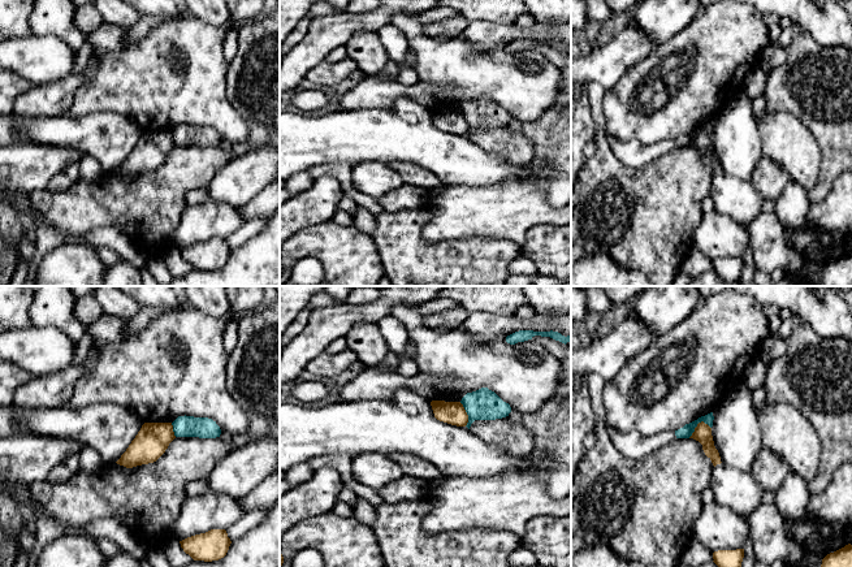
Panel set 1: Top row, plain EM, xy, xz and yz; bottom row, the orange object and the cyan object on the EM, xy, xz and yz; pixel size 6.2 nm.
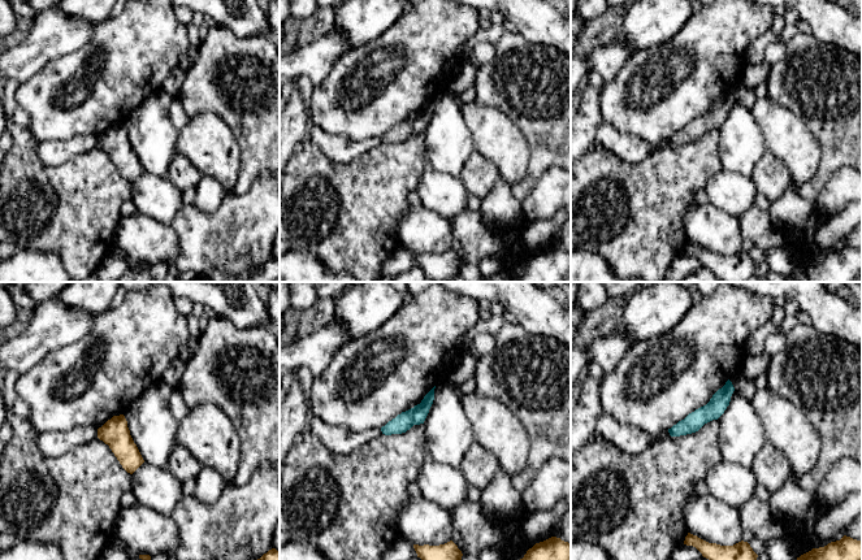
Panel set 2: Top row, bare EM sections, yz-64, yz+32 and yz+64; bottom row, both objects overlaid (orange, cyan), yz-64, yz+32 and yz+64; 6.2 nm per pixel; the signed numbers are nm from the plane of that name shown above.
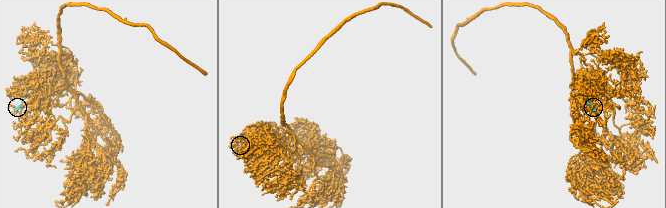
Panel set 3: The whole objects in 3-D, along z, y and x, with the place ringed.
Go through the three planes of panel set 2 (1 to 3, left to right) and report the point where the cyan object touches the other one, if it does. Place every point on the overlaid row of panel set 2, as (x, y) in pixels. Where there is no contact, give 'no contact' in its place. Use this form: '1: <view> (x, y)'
1: no contact
2: no contact
3: no contact

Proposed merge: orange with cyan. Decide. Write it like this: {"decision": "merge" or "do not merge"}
{"decision": "do not merge"}

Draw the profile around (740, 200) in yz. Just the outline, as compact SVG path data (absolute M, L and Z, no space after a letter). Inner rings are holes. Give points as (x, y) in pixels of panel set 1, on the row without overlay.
M722 172L713 177L709 196L715 212L741 226L748 226L762 212L764 198L753 183Z

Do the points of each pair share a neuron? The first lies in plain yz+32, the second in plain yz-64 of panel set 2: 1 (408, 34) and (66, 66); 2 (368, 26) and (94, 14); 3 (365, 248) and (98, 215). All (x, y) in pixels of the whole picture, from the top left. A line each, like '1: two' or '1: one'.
1: one
2: one
3: one

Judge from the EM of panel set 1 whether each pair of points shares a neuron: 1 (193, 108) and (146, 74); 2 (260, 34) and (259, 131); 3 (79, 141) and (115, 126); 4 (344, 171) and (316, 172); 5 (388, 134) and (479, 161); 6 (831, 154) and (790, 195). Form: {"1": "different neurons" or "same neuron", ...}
{"1": "same neuron", "2": "same neuron", "3": "same neuron", "4": "same neuron", "5": "same neuron", "6": "different neurons"}

